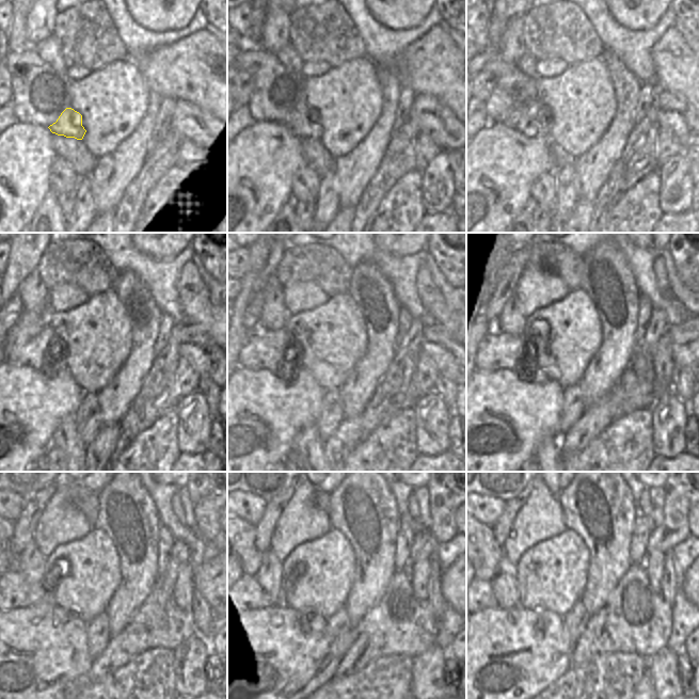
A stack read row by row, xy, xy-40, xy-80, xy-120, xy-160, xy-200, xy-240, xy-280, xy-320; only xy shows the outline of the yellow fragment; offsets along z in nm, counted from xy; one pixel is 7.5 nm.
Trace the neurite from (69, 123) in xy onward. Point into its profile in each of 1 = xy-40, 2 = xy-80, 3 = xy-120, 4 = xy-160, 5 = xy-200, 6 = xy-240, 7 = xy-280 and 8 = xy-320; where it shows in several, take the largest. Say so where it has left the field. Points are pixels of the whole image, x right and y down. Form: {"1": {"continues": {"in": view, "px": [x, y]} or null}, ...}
{"1": {"continues": {"in": "xy-40", "px": [303, 123]}}, "2": {"continues": {"in": "xy-80", "px": [540, 117]}}, "3": {"continues": {"in": "xy-120", "px": [40, 351]}}, "4": {"continues": {"in": "xy-160", "px": [264, 350]}}, "5": {"continues": {"in": "xy-200", "px": [497, 350]}}, "6": {"continues": {"in": "xy-240", "px": [14, 591]}}, "7": {"continues": {"in": "xy-280", "px": [249, 594]}}, "8": {"continues": {"in": "xy-320", "px": [488, 600]}}}

